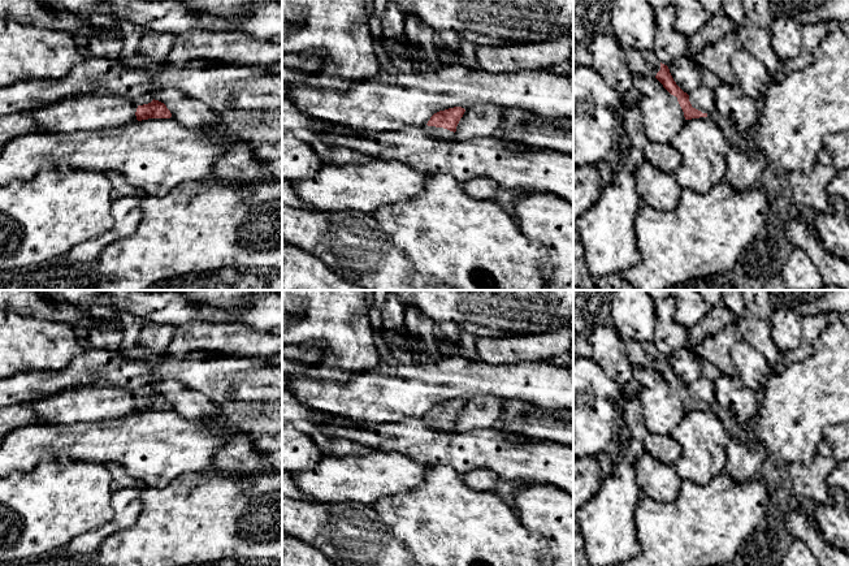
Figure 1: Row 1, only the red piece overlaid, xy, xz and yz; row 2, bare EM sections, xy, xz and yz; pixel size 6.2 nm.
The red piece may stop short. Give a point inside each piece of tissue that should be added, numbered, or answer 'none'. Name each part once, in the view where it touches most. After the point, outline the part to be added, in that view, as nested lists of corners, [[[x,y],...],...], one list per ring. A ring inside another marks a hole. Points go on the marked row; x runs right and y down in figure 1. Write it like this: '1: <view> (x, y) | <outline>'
1: xz (442, 134) | [[[424,126],[424,131],[426,135],[438,139],[445,143],[455,143],[458,142],[458,137],[455,135],[454,131],[450,131],[443,128],[436,128],[436,126]]]
2: yz (642, 63) | [[[631,47],[624,48],[628,66],[634,75],[655,77],[660,70],[660,62],[653,51],[637,51]]]

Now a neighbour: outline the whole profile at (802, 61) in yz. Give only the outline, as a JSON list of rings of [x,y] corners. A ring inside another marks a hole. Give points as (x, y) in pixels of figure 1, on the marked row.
[[[815,22],[802,26],[801,55],[784,61],[790,72],[802,70],[811,65],[814,51],[829,33],[831,22]]]

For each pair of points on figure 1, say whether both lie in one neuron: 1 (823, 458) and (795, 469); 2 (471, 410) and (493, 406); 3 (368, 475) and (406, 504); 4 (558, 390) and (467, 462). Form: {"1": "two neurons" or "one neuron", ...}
{"1": "one neuron", "2": "one neuron", "3": "two neurons", "4": "two neurons"}

